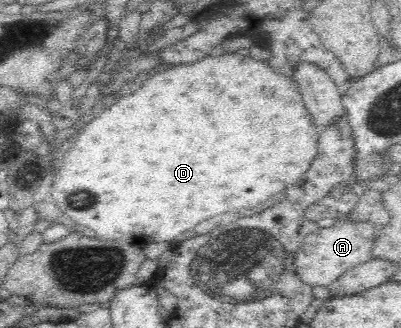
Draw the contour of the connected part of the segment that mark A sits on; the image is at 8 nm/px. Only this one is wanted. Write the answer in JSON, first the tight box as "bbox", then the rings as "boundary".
{"bbox":[294,220,376,287],"boundary":[[[336,220],[330,228],[318,228],[314,233],[302,238],[300,249],[296,252],[294,265],[302,281],[312,286],[328,287],[336,282],[344,272],[372,258],[376,227],[371,221]]]}

